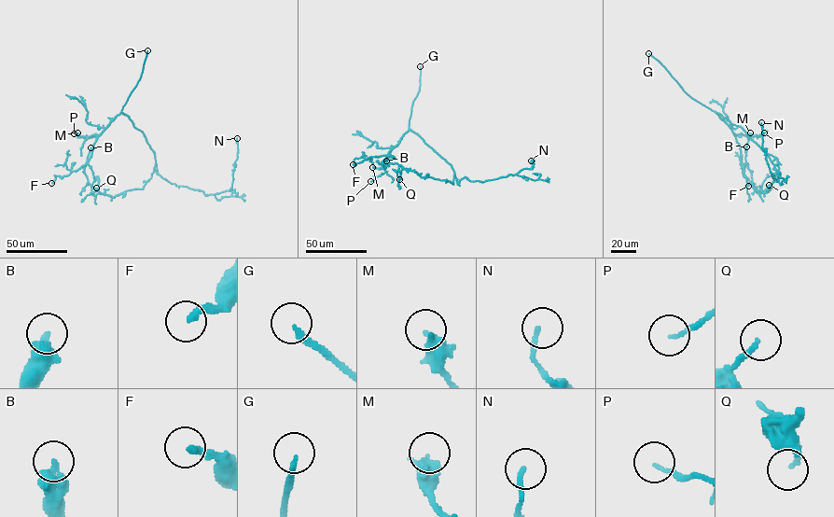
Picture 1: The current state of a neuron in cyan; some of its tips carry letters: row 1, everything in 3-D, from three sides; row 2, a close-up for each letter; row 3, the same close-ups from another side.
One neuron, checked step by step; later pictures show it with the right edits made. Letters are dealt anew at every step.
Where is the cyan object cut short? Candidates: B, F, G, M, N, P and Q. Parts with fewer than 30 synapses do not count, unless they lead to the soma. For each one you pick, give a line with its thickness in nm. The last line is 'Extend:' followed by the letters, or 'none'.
F: 240 nm
G: 190 nm
M: 480 nm
Extend: F, G, M

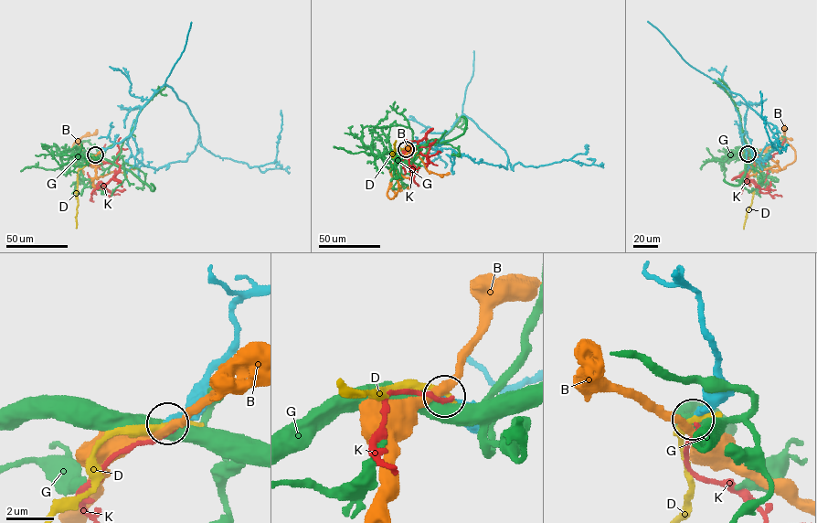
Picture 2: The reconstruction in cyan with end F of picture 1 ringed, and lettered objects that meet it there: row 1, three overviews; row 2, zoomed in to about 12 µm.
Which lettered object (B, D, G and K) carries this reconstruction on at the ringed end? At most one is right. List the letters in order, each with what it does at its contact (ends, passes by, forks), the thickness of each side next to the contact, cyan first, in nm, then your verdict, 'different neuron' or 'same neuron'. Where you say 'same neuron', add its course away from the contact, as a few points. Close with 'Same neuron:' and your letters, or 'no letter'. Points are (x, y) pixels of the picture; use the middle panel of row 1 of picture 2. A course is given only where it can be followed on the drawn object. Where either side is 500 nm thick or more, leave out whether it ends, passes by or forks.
B: it passes by | 280/340 nm | different neuron
D: it passes by | 400/240 nm | different neuron
G: 320/600 nm | different neuron
K: it ends | 280/180 nm | different neuron
Same neuron: no letter

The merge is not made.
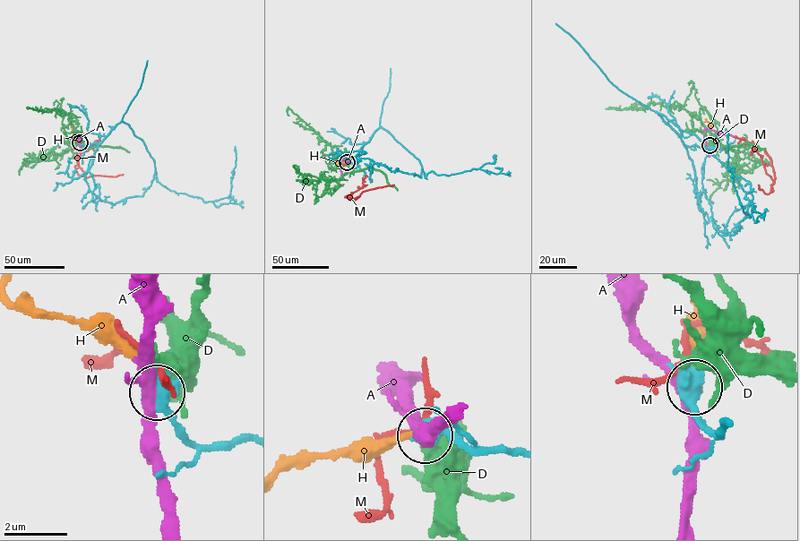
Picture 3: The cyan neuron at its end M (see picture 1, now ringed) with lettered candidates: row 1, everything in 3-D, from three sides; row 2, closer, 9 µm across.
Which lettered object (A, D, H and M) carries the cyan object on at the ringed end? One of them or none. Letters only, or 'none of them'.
H

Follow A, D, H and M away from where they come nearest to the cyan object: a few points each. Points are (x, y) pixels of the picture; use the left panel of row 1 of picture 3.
A: (80, 142), (76, 131), (75, 138)
D: (80, 141), (69, 121), (69, 114), (57, 112), (56, 108), (48, 112), (28, 108)
H: (80, 141), (73, 138), (71, 125)
M: (80, 141), (70, 143), (76, 148), (83, 176), (75, 166), (80, 154), (99, 140)

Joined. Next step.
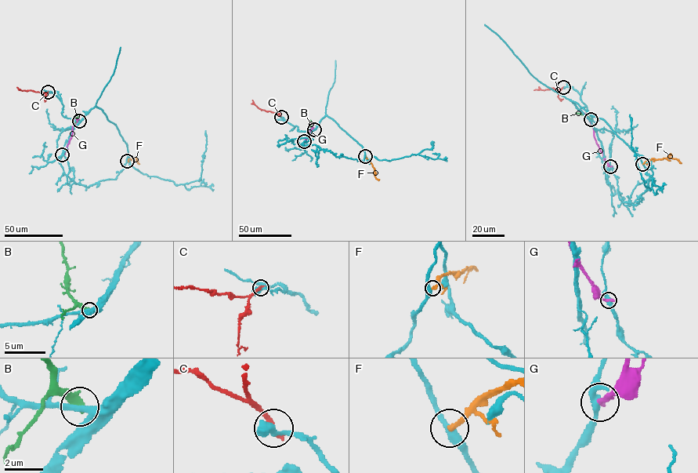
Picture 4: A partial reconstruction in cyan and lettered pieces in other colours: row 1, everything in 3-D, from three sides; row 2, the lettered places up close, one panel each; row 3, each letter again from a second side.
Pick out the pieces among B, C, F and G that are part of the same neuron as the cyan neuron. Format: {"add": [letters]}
{"add": []}

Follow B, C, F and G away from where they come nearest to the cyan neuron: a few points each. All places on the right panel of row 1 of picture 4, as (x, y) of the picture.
B: (591, 119), (576, 112)
C: (564, 87), (533, 90)
F: (642, 164), (654, 158), (667, 157), (675, 158), (681, 163)
G: (610, 166), (593, 136), (593, 126), (581, 110)

